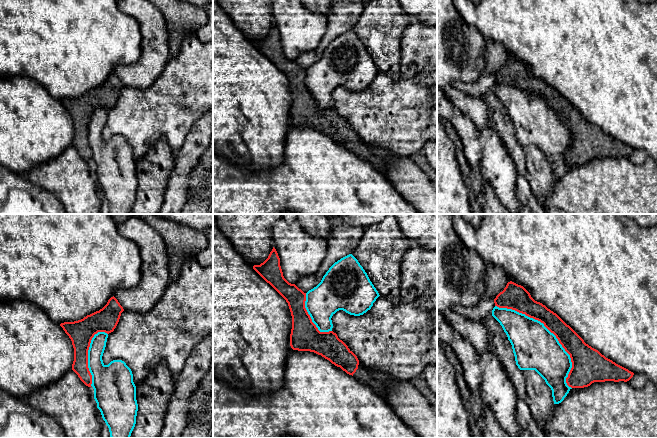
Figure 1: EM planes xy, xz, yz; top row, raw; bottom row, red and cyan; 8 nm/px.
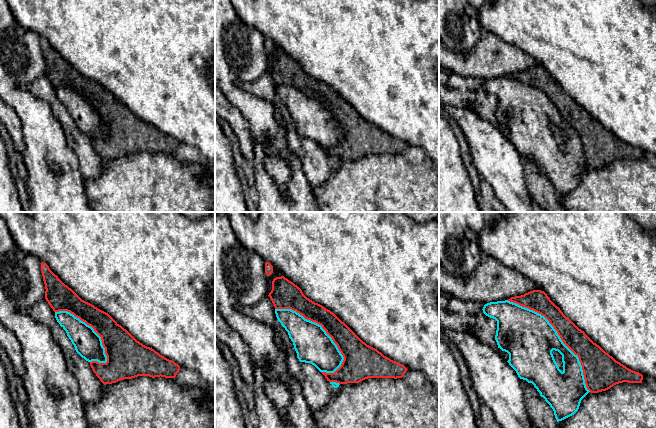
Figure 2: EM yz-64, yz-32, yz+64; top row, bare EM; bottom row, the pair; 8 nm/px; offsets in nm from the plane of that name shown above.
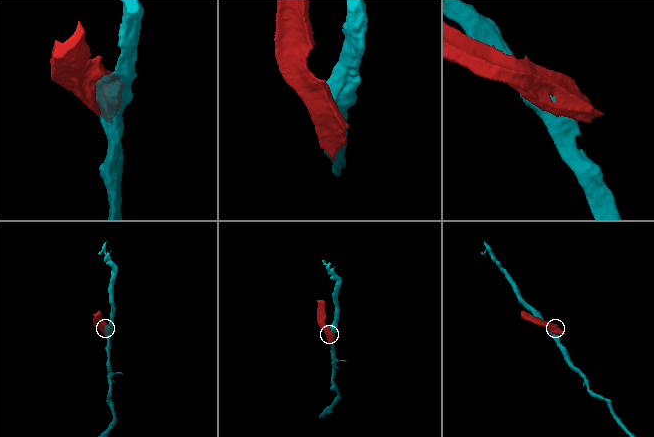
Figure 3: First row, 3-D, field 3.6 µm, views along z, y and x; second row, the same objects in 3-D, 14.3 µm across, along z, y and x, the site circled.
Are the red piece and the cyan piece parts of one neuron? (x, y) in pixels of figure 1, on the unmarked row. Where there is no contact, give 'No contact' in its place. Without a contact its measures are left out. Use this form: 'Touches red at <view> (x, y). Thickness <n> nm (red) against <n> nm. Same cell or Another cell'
Touches red at yz (551, 108). Thickness 170 nm (red) against 360 nm. Another cell

